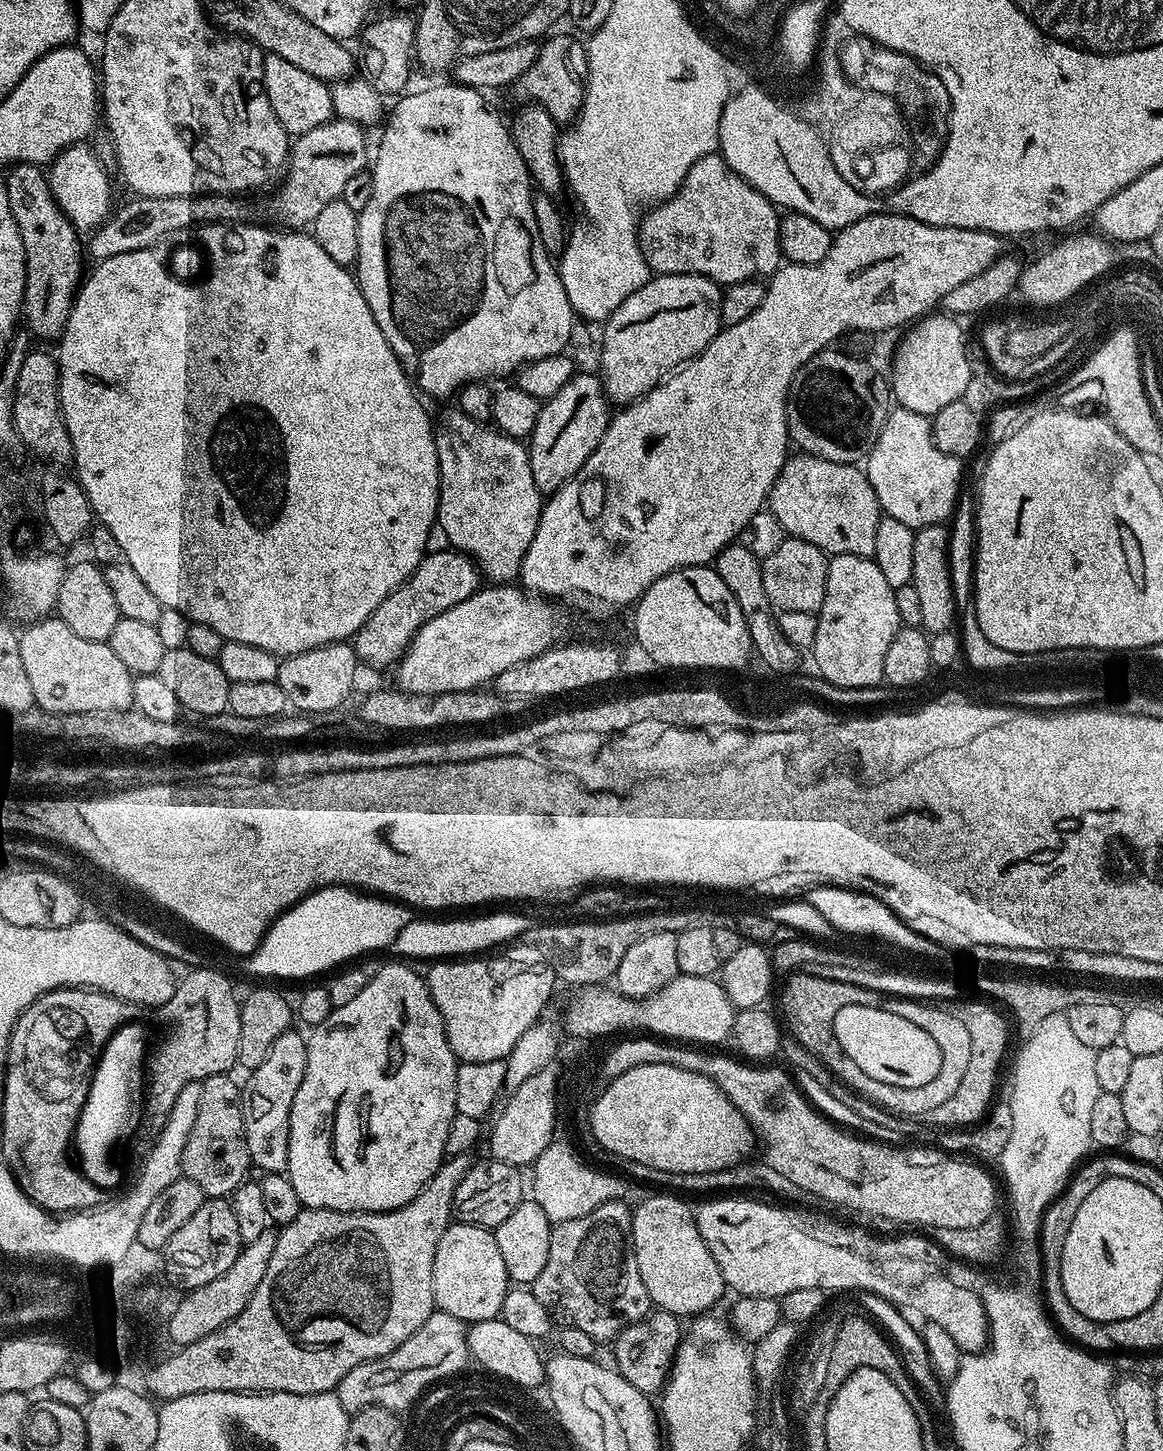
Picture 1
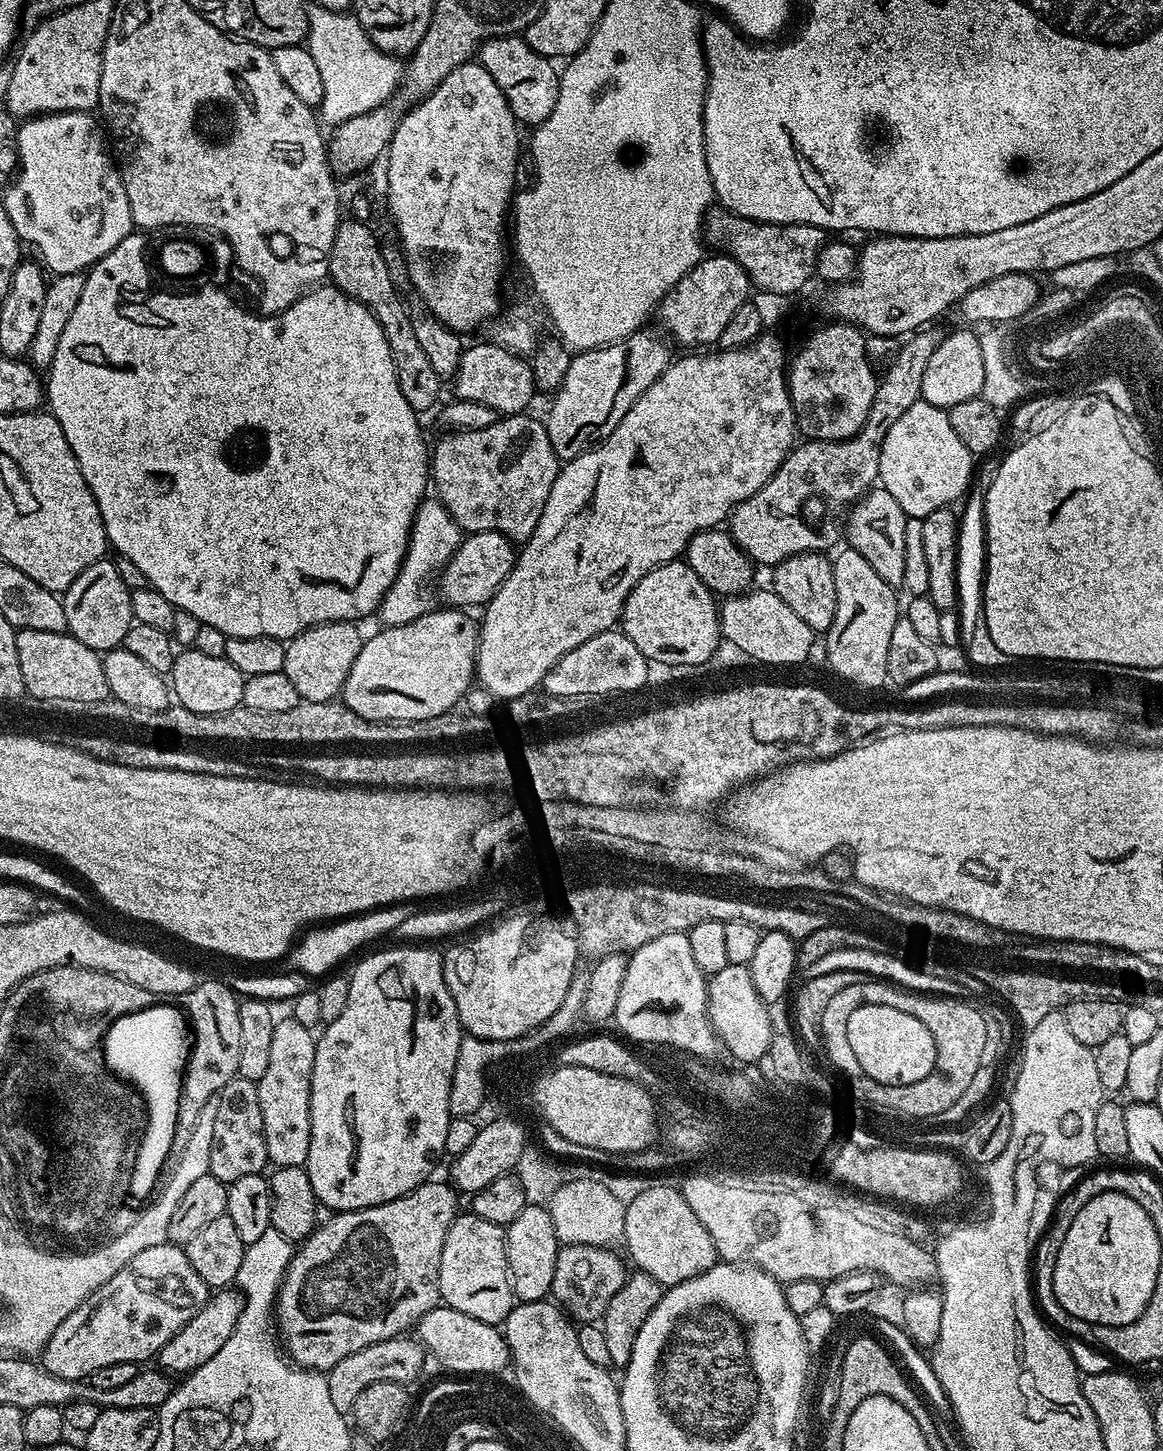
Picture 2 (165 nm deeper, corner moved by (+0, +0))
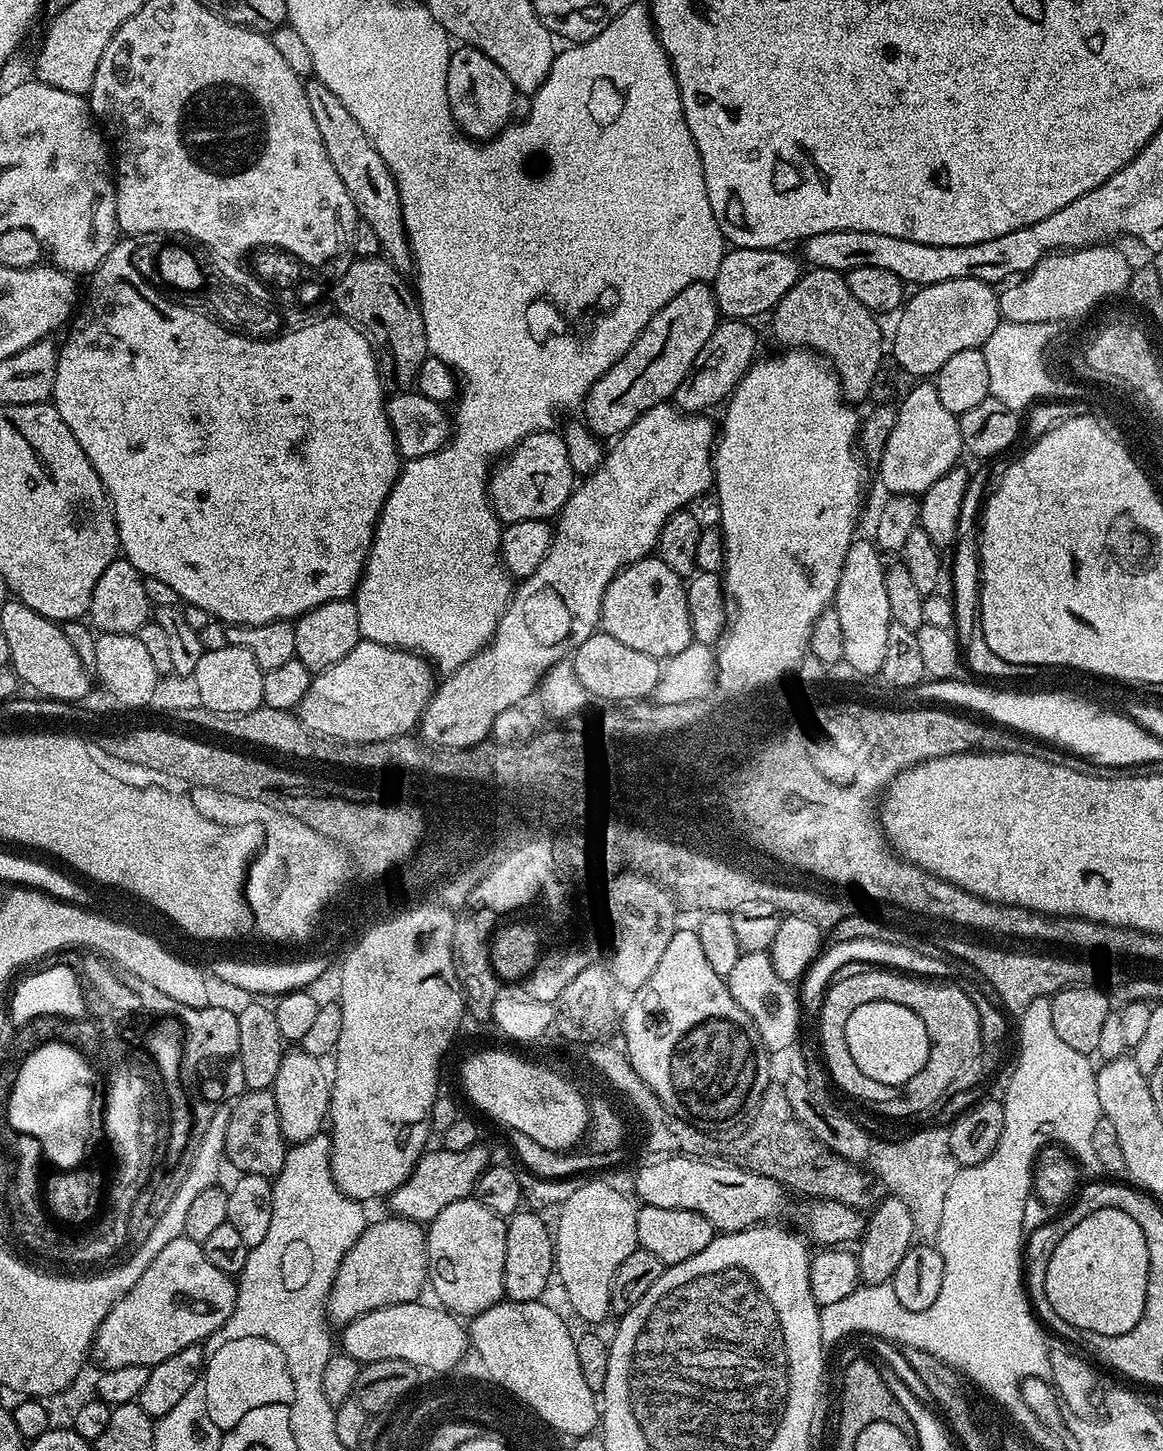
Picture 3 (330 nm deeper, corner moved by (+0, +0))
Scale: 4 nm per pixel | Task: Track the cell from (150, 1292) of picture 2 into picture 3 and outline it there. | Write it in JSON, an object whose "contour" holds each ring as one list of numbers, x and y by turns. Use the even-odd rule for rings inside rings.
{"contour":[[182,1235,170,1246,162,1249,162,1254,150,1262,146,1274,134,1282,129,1292,115,1304,106,1314,102,1326,98,1326,95,1338,92,1339,93,1361,100,1363,101,1369,117,1368,118,1366,146,1366,151,1368,158,1362,166,1362,166,1358,174,1358,186,1346,194,1346,207,1341,219,1328,224,1325,226,1318,236,1305,237,1281,227,1276,218,1266,213,1266,206,1258,203,1247]]}

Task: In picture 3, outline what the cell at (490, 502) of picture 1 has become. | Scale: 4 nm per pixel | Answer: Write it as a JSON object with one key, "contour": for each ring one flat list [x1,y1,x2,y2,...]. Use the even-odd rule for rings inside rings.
{"contour":[[556,430,535,432,516,445,491,469,488,503,504,524,548,520,564,507,577,480,578,477,570,466,570,454,566,454,563,435]]}

